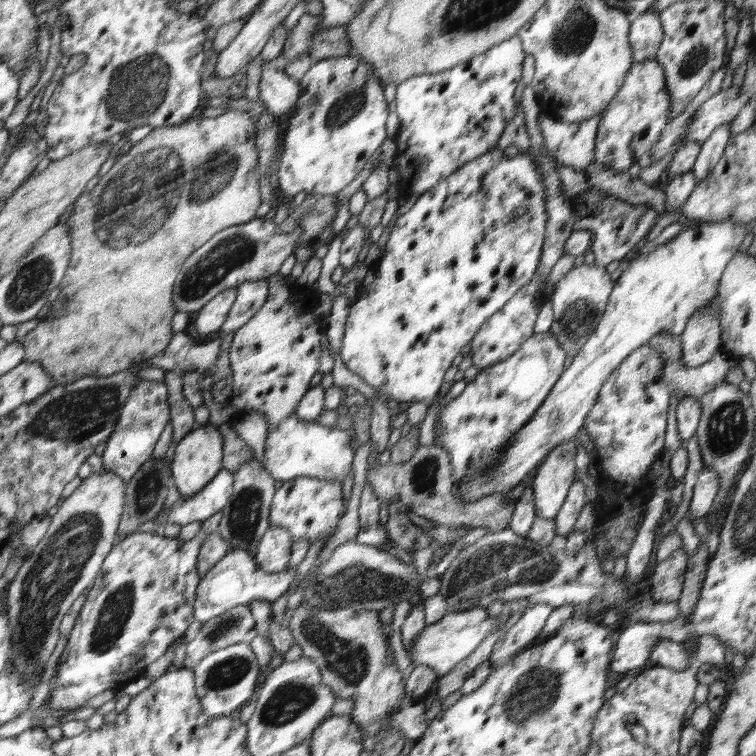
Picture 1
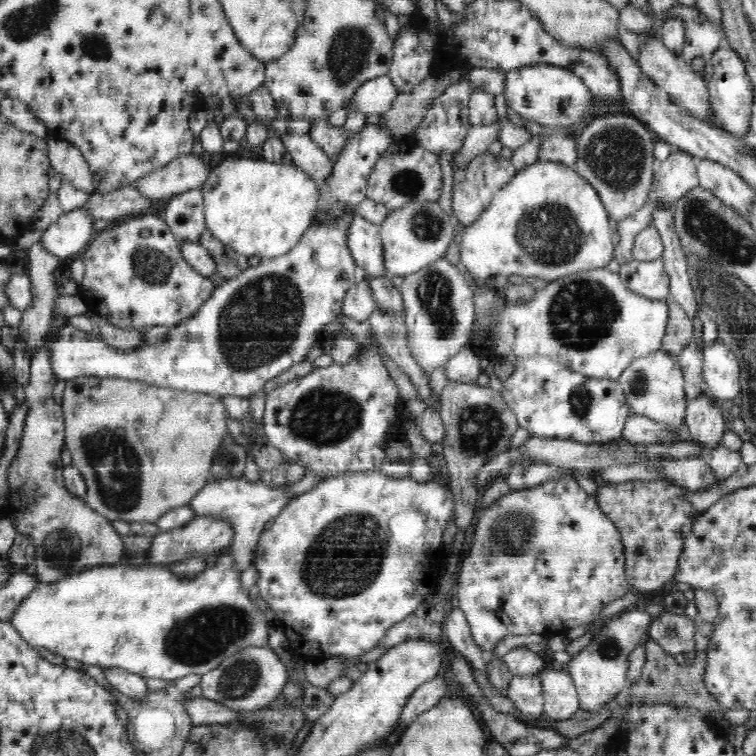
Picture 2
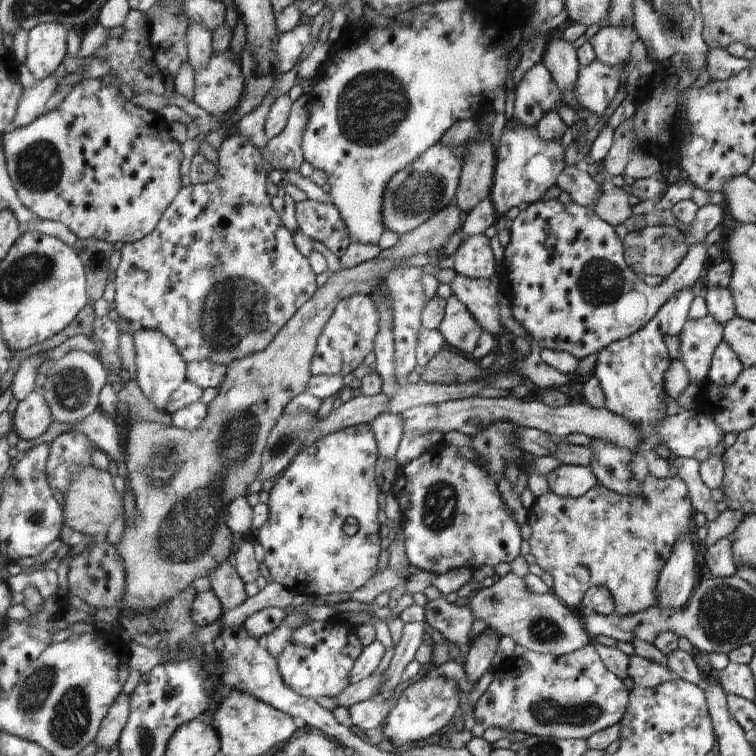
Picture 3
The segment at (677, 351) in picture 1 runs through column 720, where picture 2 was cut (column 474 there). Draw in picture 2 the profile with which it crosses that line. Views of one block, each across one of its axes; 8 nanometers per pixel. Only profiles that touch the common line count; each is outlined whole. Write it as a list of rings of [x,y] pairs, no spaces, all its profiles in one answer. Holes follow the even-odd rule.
[[[470,346],[454,354],[443,367],[447,380],[452,382],[476,383],[482,373],[480,358]]]

